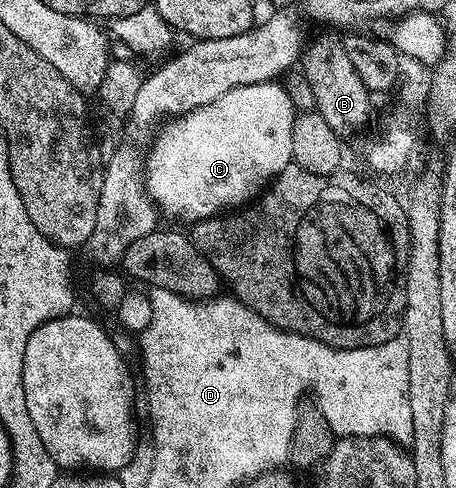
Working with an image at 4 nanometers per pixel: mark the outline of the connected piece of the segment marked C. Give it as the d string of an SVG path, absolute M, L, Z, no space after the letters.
M272 81L231 89L211 104L190 112L183 119L185 121L158 145L147 161L147 182L153 201L164 214L166 211L169 215L196 221L240 208L260 196L273 178L293 163L291 129L295 108L290 92L279 84Z

